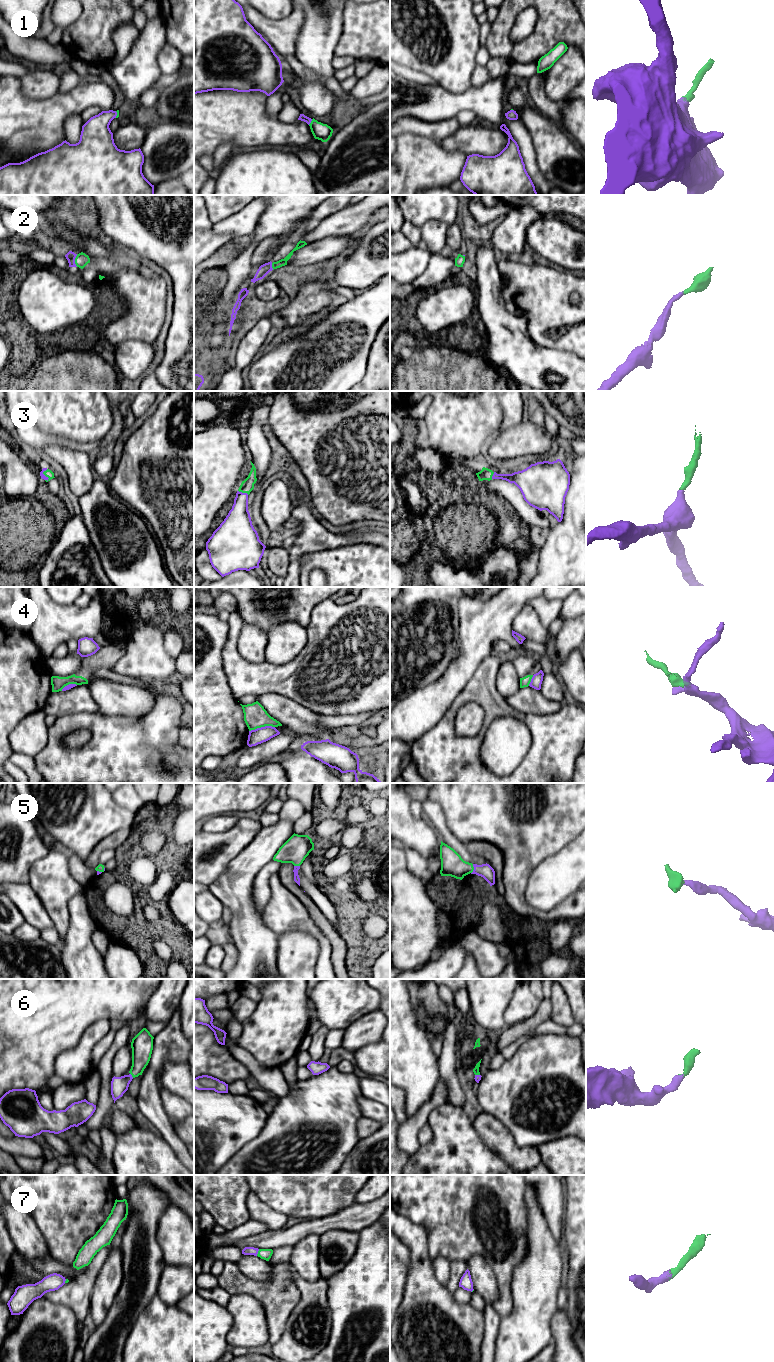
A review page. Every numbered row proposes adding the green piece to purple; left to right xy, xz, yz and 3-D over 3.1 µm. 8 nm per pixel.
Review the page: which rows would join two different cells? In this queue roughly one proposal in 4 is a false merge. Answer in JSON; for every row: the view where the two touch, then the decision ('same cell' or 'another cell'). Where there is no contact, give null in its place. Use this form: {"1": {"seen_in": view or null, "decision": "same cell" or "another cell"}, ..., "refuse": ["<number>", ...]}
{"1": {"seen_in": "xz", "decision": "same cell"}, "2": {"seen_in": "xy", "decision": "same cell"}, "3": {"seen_in": "xz", "decision": "same cell"}, "4": {"seen_in": "xz", "decision": "another cell"}, "5": {"seen_in": "yz", "decision": "same cell"}, "6": {"seen_in": "xy", "decision": "same cell"}, "7": {"seen_in": "xz", "decision": "same cell"}, "refuse": ["4"]}

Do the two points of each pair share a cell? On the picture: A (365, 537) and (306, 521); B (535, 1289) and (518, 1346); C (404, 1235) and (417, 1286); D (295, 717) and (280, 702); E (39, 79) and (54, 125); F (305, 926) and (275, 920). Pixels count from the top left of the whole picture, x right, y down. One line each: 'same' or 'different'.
A: same
B: same
C: same
D: same
E: different
F: same

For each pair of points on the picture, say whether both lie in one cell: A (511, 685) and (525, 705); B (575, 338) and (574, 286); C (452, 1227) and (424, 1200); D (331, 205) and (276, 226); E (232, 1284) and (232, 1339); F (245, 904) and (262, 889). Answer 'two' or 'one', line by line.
A: two
B: one
C: one
D: two
E: two
F: two

